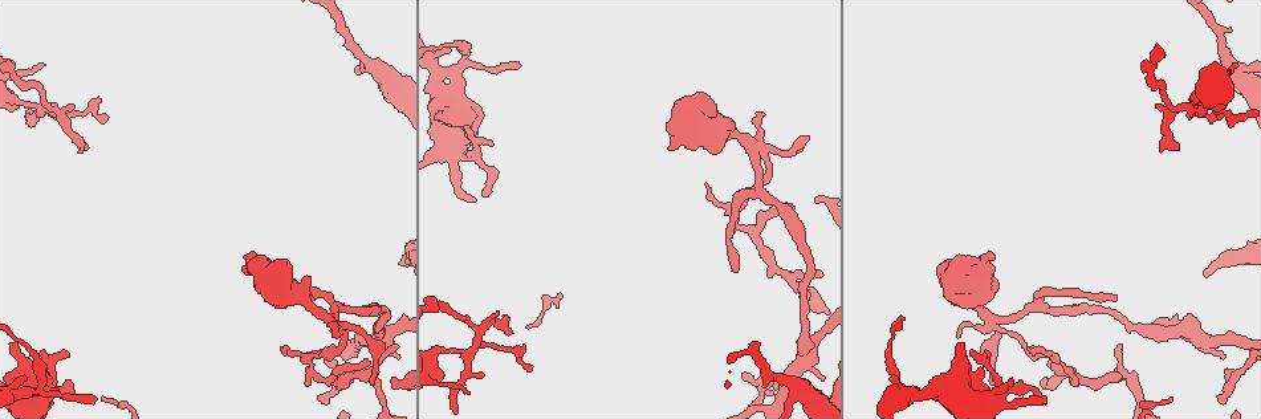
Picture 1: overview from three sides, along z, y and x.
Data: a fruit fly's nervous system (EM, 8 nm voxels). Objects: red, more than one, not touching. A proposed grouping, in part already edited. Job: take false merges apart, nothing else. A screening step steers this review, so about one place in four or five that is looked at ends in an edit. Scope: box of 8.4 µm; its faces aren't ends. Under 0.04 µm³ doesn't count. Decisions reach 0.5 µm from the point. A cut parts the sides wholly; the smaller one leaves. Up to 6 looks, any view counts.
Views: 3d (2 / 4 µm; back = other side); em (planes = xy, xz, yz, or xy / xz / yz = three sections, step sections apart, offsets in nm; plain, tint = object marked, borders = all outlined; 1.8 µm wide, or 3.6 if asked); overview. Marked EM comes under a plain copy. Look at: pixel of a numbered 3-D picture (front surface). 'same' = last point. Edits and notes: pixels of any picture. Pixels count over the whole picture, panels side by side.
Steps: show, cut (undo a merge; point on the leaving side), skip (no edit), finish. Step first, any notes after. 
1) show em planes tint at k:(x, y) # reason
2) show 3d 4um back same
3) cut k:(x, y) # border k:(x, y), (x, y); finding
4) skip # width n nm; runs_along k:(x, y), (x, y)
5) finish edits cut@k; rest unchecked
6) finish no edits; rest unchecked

show 3d 2um at 1:(751, 148) # arms part here

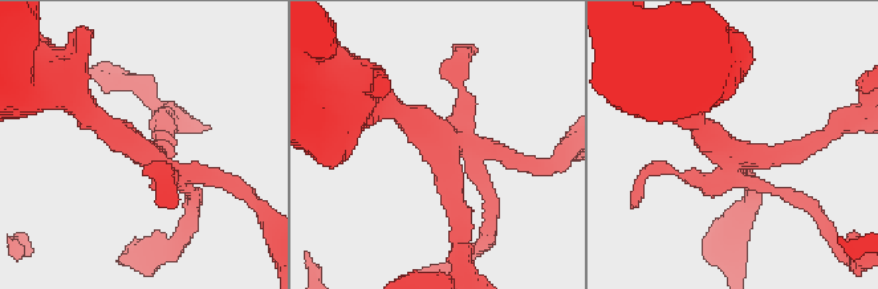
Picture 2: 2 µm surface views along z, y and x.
show em planes tint at 2:(729, 154)

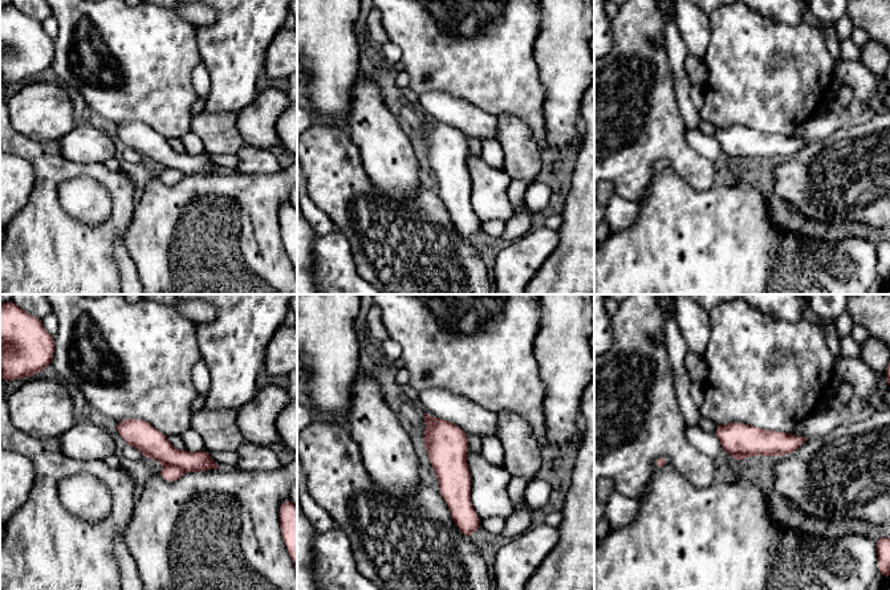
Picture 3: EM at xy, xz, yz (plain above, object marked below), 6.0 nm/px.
cut 3:(170, 473) # border 3:(165, 464), (175, 464), (185, 471); a second neuron is stuck on

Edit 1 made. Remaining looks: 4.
show em planes tint at 1:(1180, 331) # side arm on a straight run

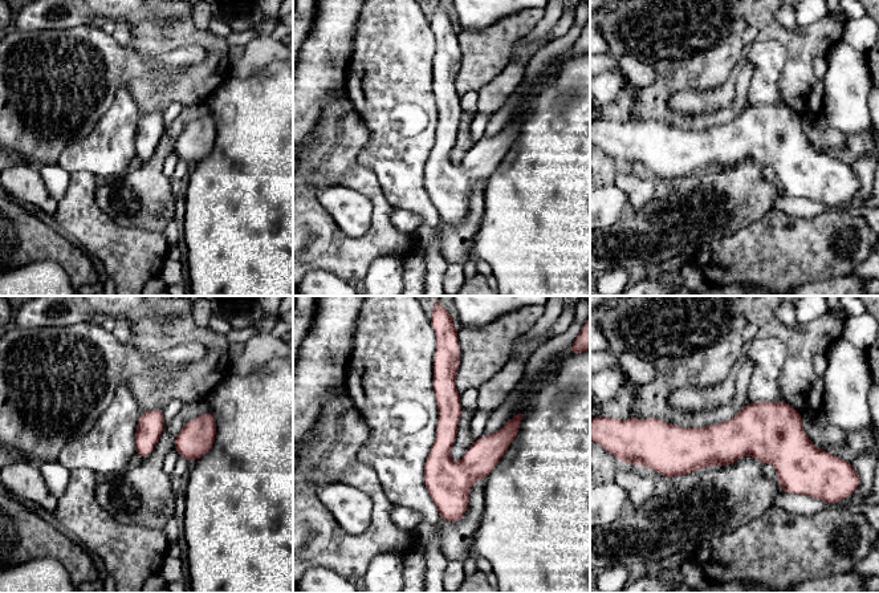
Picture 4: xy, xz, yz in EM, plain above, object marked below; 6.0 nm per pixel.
skip # runs_along 4:(659, 438), (781, 442), (817, 459); continuous, no second neuron

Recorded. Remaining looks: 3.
show 3d 4um at 1:(444, 89) # side arm on a straight run

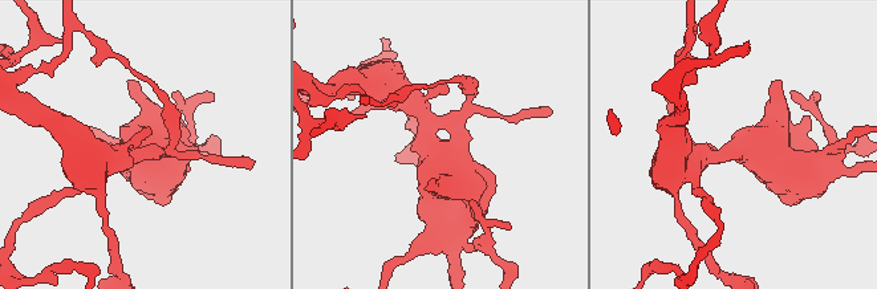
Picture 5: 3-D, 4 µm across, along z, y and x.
show em 3.6um xy step 4 tint at 5:(440, 147)

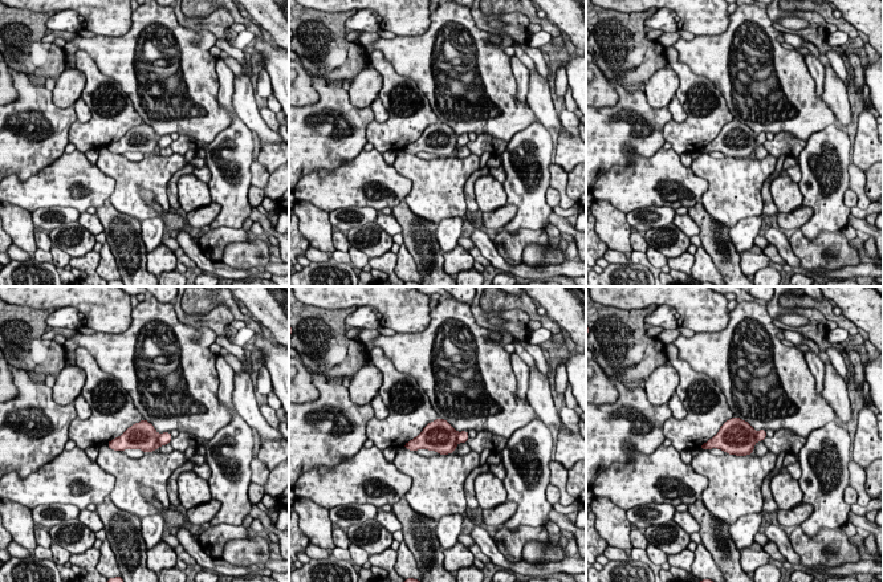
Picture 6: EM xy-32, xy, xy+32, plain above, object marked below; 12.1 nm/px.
show em 3.6um planes tint same

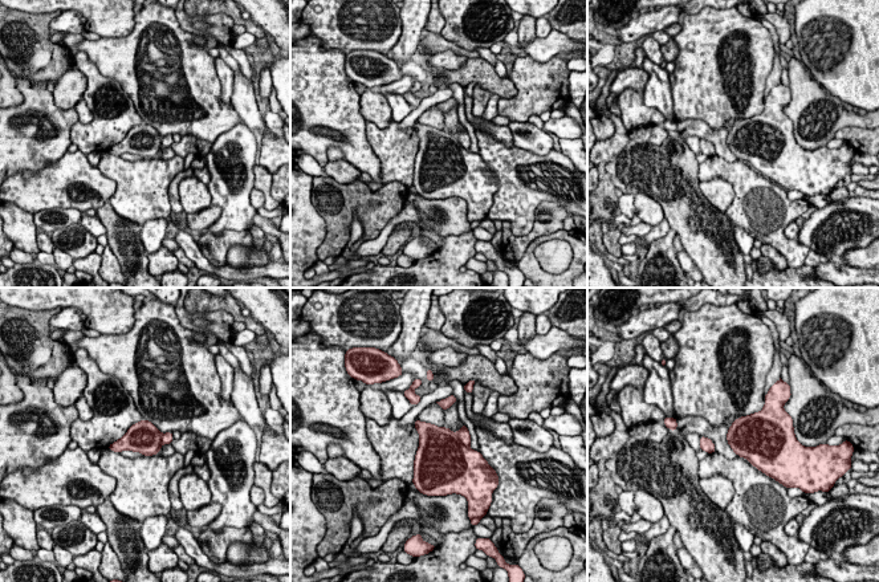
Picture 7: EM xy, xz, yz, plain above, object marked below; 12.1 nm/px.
cut 7:(463, 434) # width 380 nm; two neurons meet here

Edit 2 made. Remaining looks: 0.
finish edits cut@3, cut@7; rest unchecked

